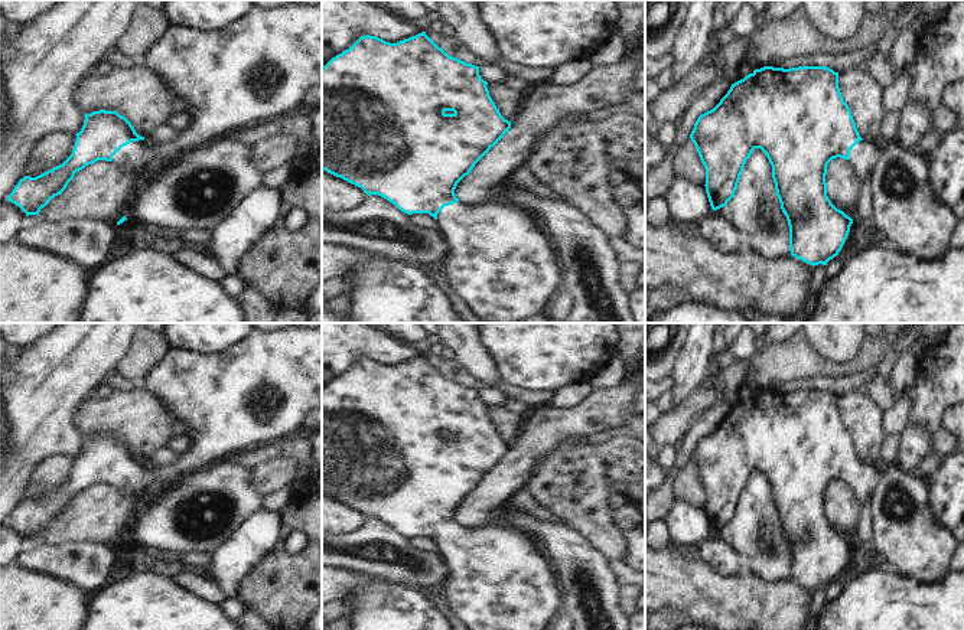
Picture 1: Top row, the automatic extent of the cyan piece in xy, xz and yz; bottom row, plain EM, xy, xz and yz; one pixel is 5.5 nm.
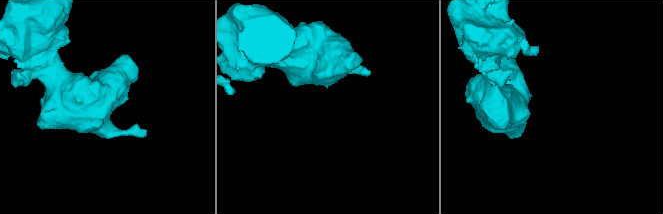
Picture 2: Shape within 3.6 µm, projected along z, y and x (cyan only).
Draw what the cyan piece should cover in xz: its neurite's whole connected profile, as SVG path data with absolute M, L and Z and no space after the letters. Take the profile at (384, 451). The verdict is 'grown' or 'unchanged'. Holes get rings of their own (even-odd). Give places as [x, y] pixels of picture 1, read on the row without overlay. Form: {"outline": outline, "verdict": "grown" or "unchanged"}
{"outline": "M421 355L413 360L397 366L385 365L377 359L361 359L349 372L332 381L322 391L322 493L341 500L358 510L368 519L378 518L407 538L429 536L439 545L439 551L446 556L452 568L452 580L443 594L446 595L452 613L469 630L550 630L557 616L563 611L564 595L550 558L541 551L540 545L525 531L507 528L502 525L486 525L483 528L468 528L460 525L455 512L457 506L470 496L475 487L508 456L511 444L505 443L492 424L488 405L479 398L479 389L466 386L449 379L427 358Z", "verdict": "grown"}

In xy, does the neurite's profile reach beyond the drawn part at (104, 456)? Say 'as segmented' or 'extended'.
extended

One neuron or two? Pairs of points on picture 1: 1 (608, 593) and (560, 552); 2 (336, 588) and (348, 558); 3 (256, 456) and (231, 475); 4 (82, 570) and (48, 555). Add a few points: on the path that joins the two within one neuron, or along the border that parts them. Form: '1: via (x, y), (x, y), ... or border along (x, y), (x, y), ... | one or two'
1: via (599, 578), (588, 560), (575, 557) | one
2: border along (336, 567), (358, 570), (377, 577) | two
3: border along (230, 459), (253, 467) | two
4: via (74, 561), (57, 558) | one

